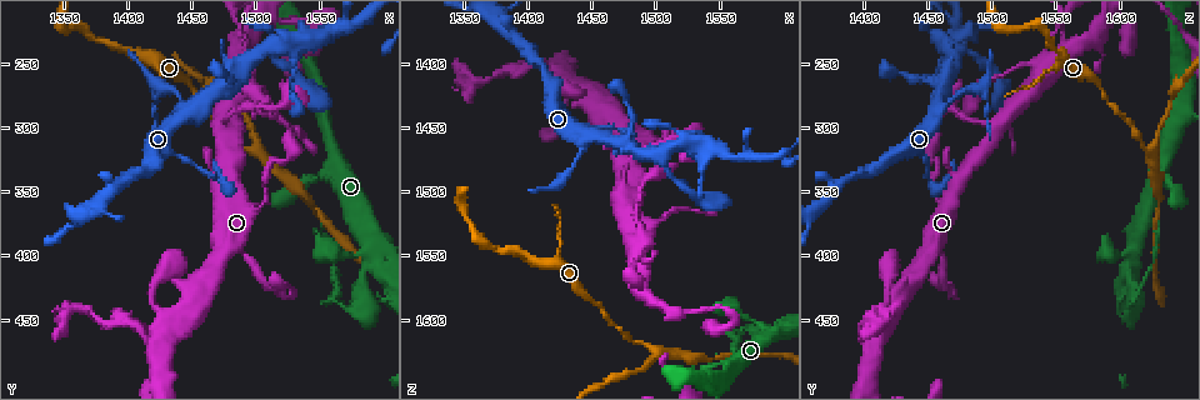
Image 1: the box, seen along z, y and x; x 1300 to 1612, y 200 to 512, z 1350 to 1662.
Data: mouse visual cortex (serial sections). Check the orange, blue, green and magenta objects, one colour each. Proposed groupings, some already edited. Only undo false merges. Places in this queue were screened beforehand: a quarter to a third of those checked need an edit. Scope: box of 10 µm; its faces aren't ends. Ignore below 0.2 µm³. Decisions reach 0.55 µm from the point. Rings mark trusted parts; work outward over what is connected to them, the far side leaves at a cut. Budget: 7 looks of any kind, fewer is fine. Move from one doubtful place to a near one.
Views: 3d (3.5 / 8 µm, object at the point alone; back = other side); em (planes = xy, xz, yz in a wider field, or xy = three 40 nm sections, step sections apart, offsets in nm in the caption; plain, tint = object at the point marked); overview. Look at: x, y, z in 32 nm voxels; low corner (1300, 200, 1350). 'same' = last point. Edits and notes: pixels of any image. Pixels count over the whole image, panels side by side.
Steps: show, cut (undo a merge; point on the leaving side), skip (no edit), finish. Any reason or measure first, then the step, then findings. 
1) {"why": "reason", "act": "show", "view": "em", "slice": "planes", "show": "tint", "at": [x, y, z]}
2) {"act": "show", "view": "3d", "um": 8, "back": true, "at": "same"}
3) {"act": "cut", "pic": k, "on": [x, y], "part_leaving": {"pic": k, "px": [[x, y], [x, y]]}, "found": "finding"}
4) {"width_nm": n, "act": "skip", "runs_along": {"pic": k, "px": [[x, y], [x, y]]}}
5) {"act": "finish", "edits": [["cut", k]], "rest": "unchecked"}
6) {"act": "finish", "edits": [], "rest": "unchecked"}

{"why": "calibre changes", "act": "show", "view": "3d", "um": 3.5, "at": [1500, 242, 1472]}

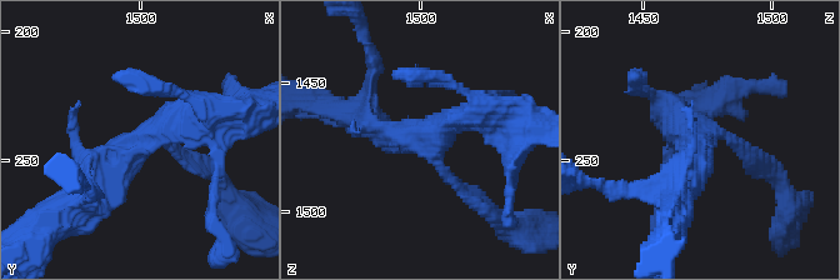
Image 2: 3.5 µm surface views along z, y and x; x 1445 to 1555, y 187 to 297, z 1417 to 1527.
{"arms": 3, "arm_widths_nm": [150, 350, 350], "why": "now the EM", "act": "show", "view": "em", "slice": "xy", "step": 3, "show": "tint", "at": [1501, 242, 1473]}

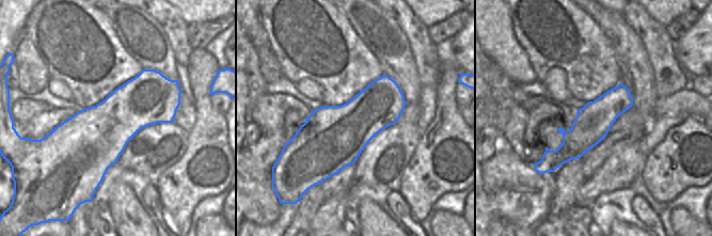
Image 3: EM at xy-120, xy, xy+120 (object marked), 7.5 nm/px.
{"act": "skip", "runs_along": {"pic": 2, "px": [[83, 195], [155, 130], [216, 119]]}, "found": "continuous, no second cell"}

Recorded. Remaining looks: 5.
{"act": "show", "view": "3d", "um": 3.5, "at": [1570, 222, 1474]}

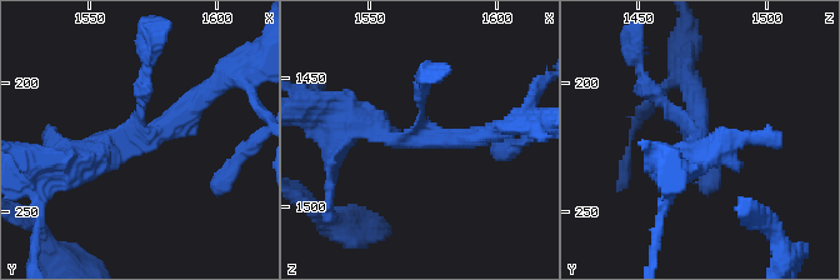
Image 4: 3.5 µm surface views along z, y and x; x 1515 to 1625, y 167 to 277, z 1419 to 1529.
{"act": "skip", "runs_along": {"pic": 4, "px": [[61, 165], [169, 128], [203, 96]]}, "found": "one cell here"}

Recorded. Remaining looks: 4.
{"why": "arms part here", "act": "show", "view": "3d", "um": 8, "at": [1500, 318, 1624]}

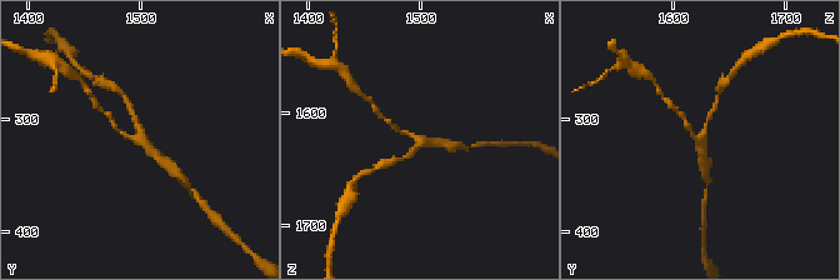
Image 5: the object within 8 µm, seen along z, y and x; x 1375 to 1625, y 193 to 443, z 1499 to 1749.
{"act": "show", "view": "3d", "um": 3.5, "at": "same"}

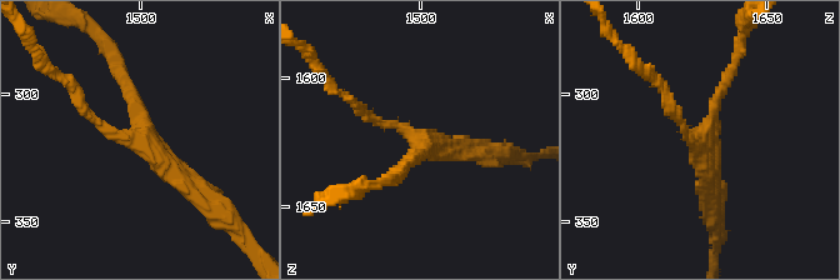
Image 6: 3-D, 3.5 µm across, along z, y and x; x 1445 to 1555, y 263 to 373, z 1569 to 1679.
{"arms": 3, "arm_widths_nm": [150, 150, 250], "act": "show", "view": "em", "slice": "xy", "step": 3, "show": "tint", "at": [1501, 317, 1623]}

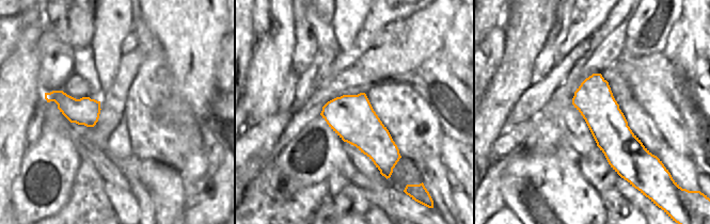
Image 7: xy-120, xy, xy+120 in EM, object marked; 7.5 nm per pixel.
{"act": "skip", "runs_along": {"pic": 7, "px": [[595, 76], [624, 174]]}, "found": "all the same cell"}

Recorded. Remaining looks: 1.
{"act": "finish", "edits": [], "rest": "unchecked"}

